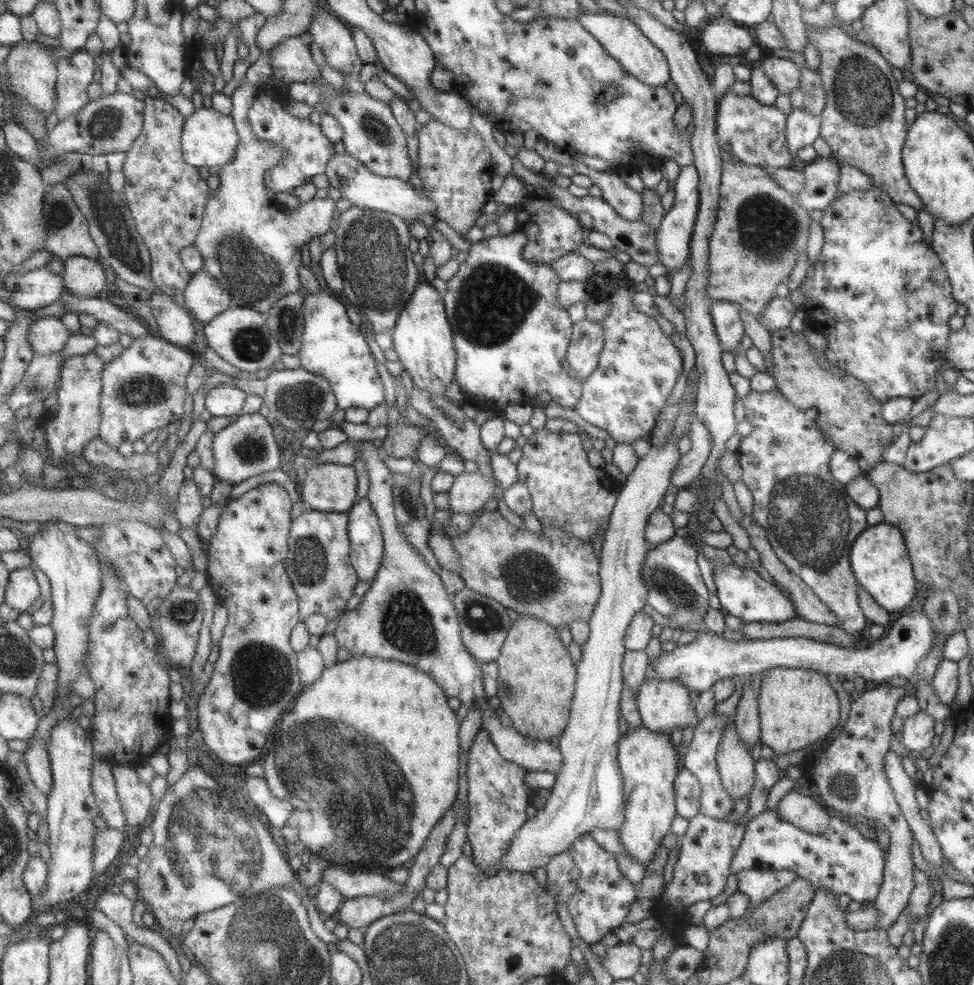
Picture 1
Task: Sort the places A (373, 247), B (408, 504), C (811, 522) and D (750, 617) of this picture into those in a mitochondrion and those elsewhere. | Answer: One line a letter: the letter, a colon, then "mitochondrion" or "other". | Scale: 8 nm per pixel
A: mitochondrion
B: mitochondrion
C: mitochondrion
D: other

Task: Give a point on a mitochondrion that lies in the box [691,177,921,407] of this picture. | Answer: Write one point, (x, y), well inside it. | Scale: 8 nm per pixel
(769, 229)

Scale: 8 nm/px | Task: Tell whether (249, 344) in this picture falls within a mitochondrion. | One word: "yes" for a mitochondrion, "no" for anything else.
yes

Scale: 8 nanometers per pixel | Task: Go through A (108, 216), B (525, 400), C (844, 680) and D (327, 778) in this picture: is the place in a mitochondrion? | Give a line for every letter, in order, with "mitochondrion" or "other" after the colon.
A: mitochondrion
B: other
C: other
D: mitochondrion

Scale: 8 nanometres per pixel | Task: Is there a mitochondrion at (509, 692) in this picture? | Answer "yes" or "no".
yes

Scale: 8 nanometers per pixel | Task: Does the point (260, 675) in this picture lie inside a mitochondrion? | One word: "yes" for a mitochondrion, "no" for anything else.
yes

